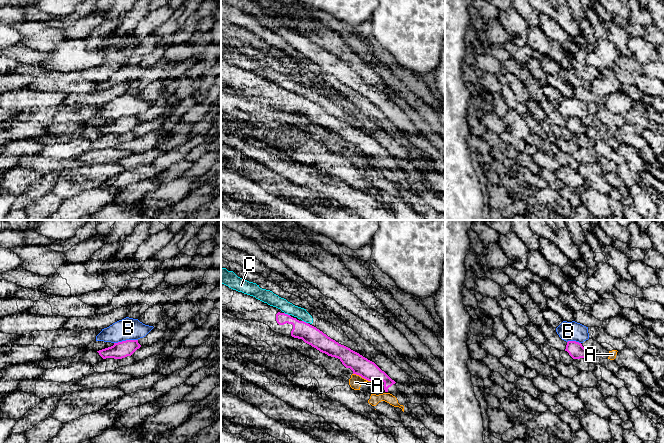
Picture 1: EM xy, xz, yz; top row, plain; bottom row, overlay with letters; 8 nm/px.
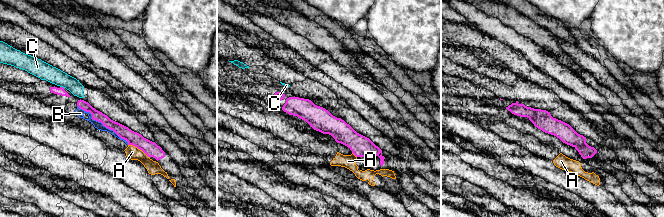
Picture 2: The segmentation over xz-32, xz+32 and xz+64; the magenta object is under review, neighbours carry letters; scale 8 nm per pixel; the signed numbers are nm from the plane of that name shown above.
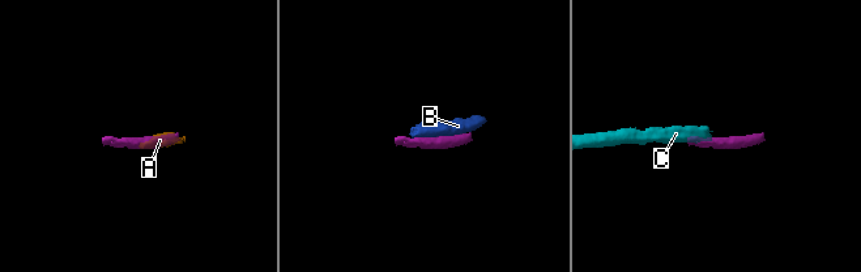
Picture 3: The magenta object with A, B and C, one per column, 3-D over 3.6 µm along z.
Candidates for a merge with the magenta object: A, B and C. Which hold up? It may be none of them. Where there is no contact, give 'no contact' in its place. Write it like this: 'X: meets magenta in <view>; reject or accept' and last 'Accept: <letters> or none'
A: meets magenta in xz; reject
B: meets magenta in xy; reject
C: meets magenta in xz; reject
Accept: none

